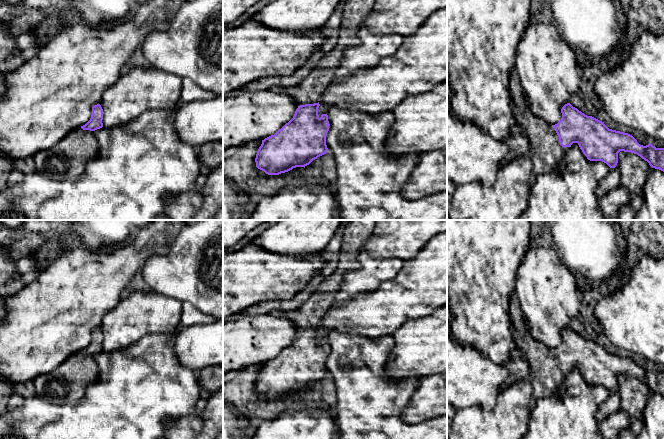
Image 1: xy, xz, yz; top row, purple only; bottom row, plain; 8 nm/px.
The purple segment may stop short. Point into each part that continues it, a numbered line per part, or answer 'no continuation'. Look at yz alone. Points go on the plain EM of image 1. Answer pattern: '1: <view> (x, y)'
1: yz (546, 376)

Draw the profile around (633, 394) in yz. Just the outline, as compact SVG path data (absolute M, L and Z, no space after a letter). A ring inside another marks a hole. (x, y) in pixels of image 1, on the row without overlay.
M620 375L615 391L620 397L621 409L630 416L644 421L644 411L651 390L637 378Z

